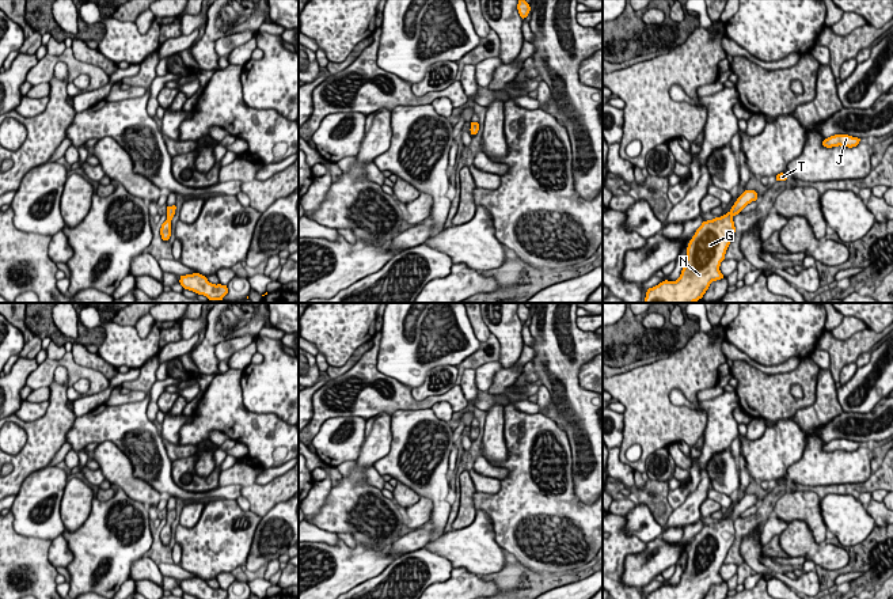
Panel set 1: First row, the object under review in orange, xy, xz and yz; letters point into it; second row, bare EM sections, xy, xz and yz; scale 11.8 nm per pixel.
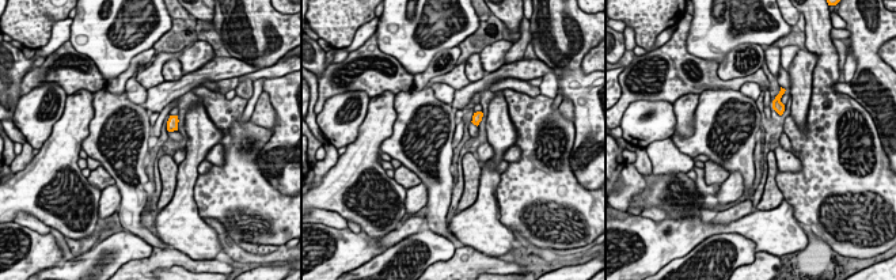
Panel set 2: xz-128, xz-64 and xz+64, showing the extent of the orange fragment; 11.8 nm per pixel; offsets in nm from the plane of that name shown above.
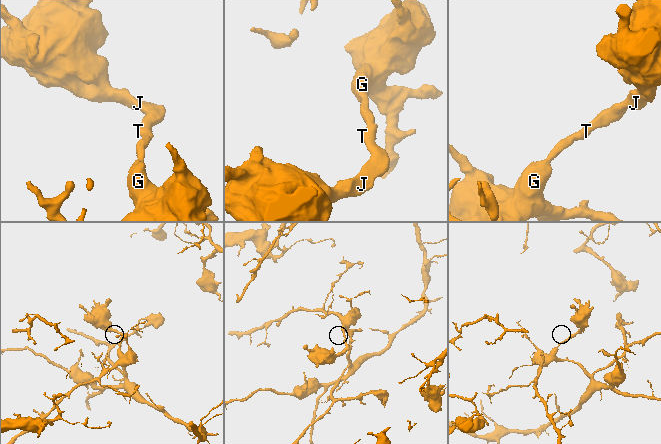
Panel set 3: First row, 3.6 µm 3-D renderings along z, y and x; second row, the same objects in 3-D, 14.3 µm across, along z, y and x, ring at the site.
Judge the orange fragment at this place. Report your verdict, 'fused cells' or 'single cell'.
single cell

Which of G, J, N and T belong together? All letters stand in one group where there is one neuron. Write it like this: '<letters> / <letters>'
G J N T

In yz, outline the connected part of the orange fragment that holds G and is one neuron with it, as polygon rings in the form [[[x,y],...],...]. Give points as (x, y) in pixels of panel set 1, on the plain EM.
[[[745,494],[726,519],[703,526],[688,547],[680,581],[649,592],[646,599],[704,599],[712,585],[723,583],[719,570],[734,542],[733,522],[756,504],[755,494]]]

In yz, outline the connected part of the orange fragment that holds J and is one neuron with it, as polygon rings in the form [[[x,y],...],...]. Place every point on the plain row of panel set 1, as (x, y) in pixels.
[[[835,439],[835,440],[825,443],[822,446],[822,450],[826,452],[839,451],[839,450],[852,452],[852,451],[856,451],[859,446],[860,443],[852,441],[848,439]]]

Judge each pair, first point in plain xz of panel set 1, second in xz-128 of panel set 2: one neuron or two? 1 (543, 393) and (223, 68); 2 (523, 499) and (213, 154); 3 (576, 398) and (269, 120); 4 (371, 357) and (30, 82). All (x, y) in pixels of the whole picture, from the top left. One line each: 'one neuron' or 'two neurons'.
1: two neurons
2: two neurons
3: two neurons
4: one neuron

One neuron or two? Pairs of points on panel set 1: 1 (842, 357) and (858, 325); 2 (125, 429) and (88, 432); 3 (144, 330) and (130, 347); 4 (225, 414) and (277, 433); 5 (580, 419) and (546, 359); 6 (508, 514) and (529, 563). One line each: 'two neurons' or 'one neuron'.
1: two neurons
2: one neuron
3: two neurons
4: one neuron
5: one neuron
6: one neuron

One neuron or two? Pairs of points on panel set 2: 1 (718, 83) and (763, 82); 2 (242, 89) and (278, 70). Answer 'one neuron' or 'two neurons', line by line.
1: one neuron
2: one neuron

